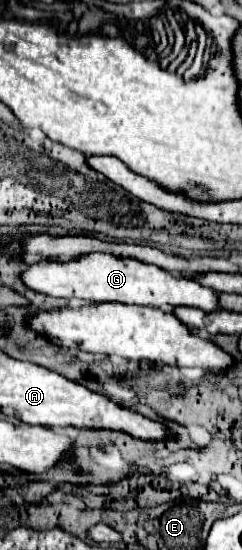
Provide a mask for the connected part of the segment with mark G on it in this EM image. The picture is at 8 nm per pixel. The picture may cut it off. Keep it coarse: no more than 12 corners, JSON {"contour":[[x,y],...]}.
{"contour":[[113,254],[27,266],[27,288],[93,302],[217,310],[193,278]]}

